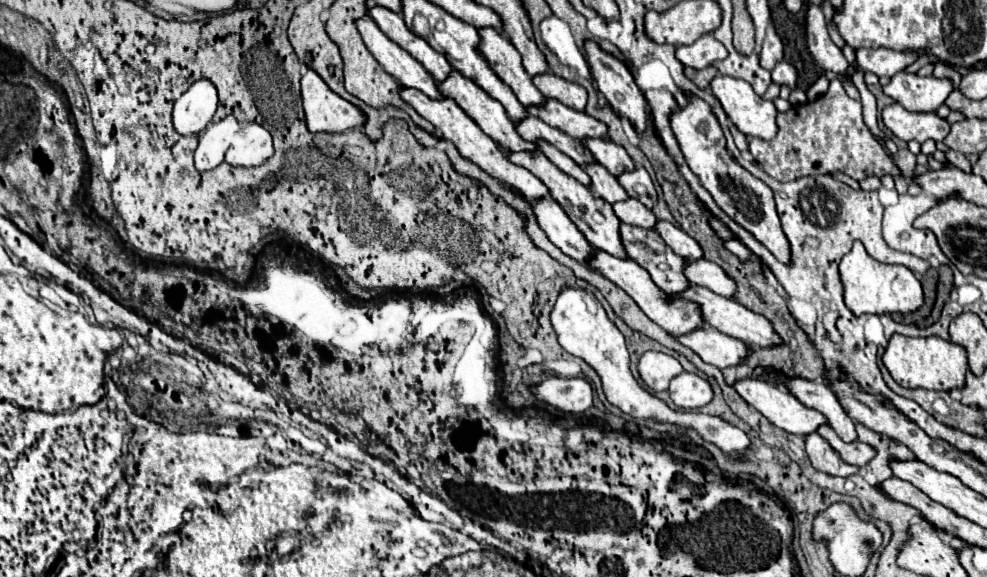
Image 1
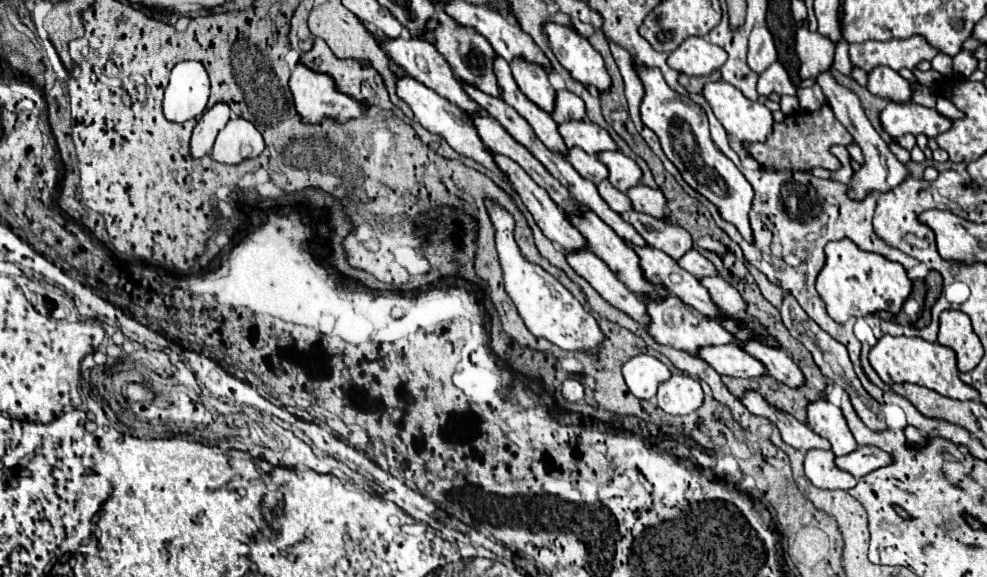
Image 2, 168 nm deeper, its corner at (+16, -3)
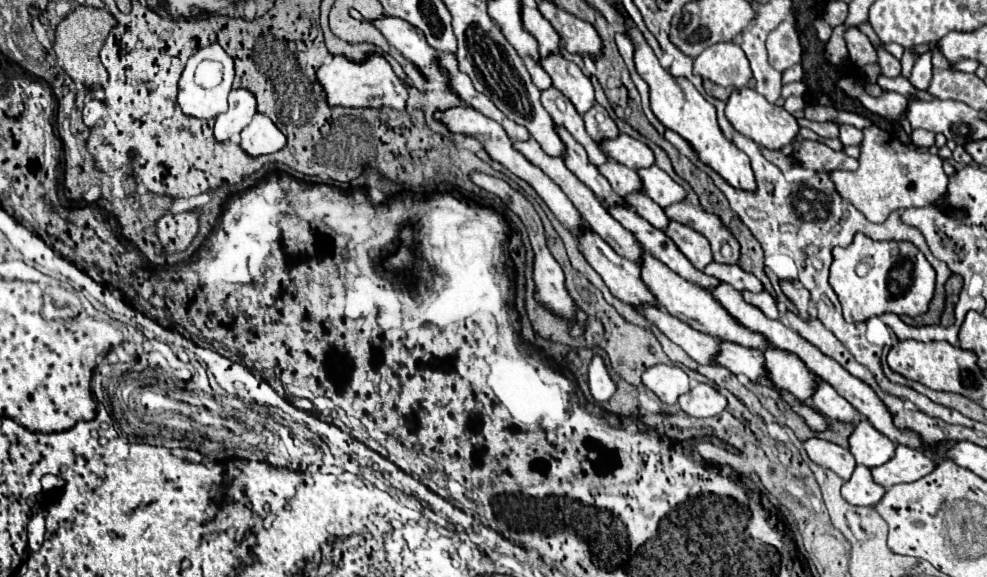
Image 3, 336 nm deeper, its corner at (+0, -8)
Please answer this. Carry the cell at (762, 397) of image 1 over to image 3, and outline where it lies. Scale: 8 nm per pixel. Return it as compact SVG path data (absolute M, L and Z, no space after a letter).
M808 438L808 440L804 440L804 448L812 462L836 472L844 480L848 480L848 476L852 474L852 470L856 466L850 450L842 448L834 442L828 442L822 438Z

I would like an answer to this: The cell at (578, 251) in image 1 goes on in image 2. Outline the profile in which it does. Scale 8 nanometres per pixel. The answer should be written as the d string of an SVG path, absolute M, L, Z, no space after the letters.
M574 251L572 255L566 253L566 259L570 267L578 275L582 275L612 307L624 311L640 325L650 323L646 303L638 299L632 291L628 291L628 287L624 287L624 283L620 283L620 279L616 279L608 265L602 259L598 259L592 251Z

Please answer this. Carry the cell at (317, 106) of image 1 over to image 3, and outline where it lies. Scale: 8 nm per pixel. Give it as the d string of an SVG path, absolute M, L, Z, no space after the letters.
M344 56L328 58L316 72L318 82L326 92L326 100L330 106L342 108L394 108L404 110L408 92L406 86L396 78L390 64L382 56L370 56L364 64L352 64L344 60Z

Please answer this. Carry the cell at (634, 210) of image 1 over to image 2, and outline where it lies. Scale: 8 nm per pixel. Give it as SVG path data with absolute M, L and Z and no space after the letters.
M626 211L622 213L622 219L628 221L648 241L648 245L668 253L676 261L692 249L692 237L680 225L666 223L638 211Z

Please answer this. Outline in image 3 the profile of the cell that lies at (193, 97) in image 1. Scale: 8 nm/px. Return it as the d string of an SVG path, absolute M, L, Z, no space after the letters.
M210 44L208 48L202 48L196 52L178 82L178 104L186 116L194 118L216 118L218 114L228 110L228 94L232 90L232 80L234 80L234 62L232 58L218 46Z

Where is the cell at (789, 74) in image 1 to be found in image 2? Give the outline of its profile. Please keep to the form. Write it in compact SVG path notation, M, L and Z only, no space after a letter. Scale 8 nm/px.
M776 61L774 65L770 65L770 67L760 75L758 93L760 93L760 95L770 95L770 93L796 95L796 87L790 83L786 69Z

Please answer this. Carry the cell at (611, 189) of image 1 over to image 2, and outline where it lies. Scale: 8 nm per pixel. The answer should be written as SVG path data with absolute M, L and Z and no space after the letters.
M604 179L598 185L598 191L600 191L602 199L610 205L610 209L614 209L616 213L624 213L624 211L632 209L632 203L630 203L628 195L622 193L622 191L616 191L616 187L612 187L612 183L608 183L608 179Z

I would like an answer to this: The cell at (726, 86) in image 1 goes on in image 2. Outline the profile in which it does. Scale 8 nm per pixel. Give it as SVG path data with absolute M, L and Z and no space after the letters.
M710 81L710 83L706 83L702 95L710 103L716 119L722 123L722 127L728 131L728 135L738 137L742 143L764 141L772 133L772 125L774 125L772 111L766 109L766 105L762 105L758 101L746 99L742 95L742 91L738 91L734 85L726 83L726 81Z

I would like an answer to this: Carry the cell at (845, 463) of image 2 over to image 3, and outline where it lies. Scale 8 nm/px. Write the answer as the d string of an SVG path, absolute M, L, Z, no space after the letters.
M894 442L894 446L896 446L894 456L886 464L870 470L876 484L890 488L900 482L914 482L934 468L932 458L922 454L920 450L908 448L898 442Z

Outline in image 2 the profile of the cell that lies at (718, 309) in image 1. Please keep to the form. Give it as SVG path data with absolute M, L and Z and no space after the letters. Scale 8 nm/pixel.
M742 343L740 345L746 353L762 361L768 369L768 375L772 375L776 381L788 385L788 387L802 387L804 385L804 375L800 367L788 357L786 351L766 347L762 343Z

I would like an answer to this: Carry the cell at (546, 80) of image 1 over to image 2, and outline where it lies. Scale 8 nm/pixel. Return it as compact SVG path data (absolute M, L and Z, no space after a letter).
M566 89L558 91L558 95L556 95L556 109L554 109L552 119L556 123L568 123L572 119L584 121L584 117L586 117L584 101L578 95L574 95L574 93L566 91Z

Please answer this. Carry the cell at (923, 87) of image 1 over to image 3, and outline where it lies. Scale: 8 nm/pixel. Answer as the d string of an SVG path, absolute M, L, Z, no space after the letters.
M878 50L878 64L882 68L882 74L886 78L896 78L900 76L900 60L896 60L892 54L886 50Z

